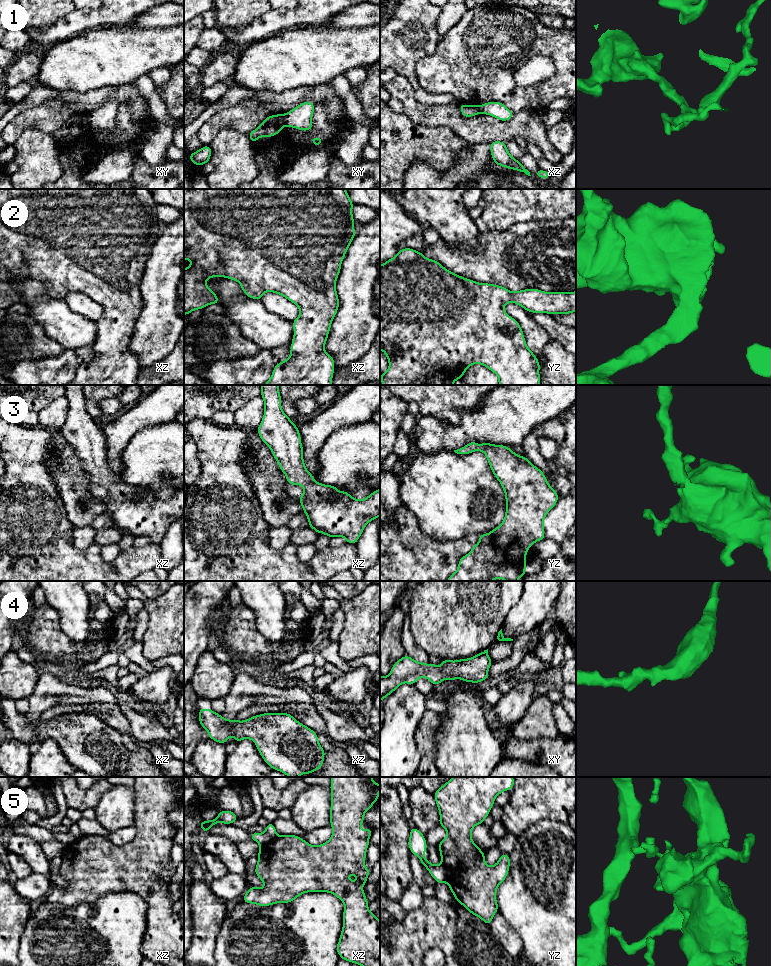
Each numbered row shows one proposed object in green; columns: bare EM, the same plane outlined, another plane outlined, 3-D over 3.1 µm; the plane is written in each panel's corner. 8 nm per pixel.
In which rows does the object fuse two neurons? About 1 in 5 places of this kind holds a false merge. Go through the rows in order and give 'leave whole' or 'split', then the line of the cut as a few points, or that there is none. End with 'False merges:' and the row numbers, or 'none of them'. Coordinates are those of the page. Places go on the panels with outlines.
1: split; cut in xy along (283, 115), (285, 124)
2: leave whole; no cut
3: leave whole; no cut
4: leave whole; no cut
5: split; cut in yz along (442, 862), (447, 882)
False merges: 1, 5

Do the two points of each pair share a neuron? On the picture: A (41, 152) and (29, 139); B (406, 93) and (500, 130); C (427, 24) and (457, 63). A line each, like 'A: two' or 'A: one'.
A: one
B: one
C: two

